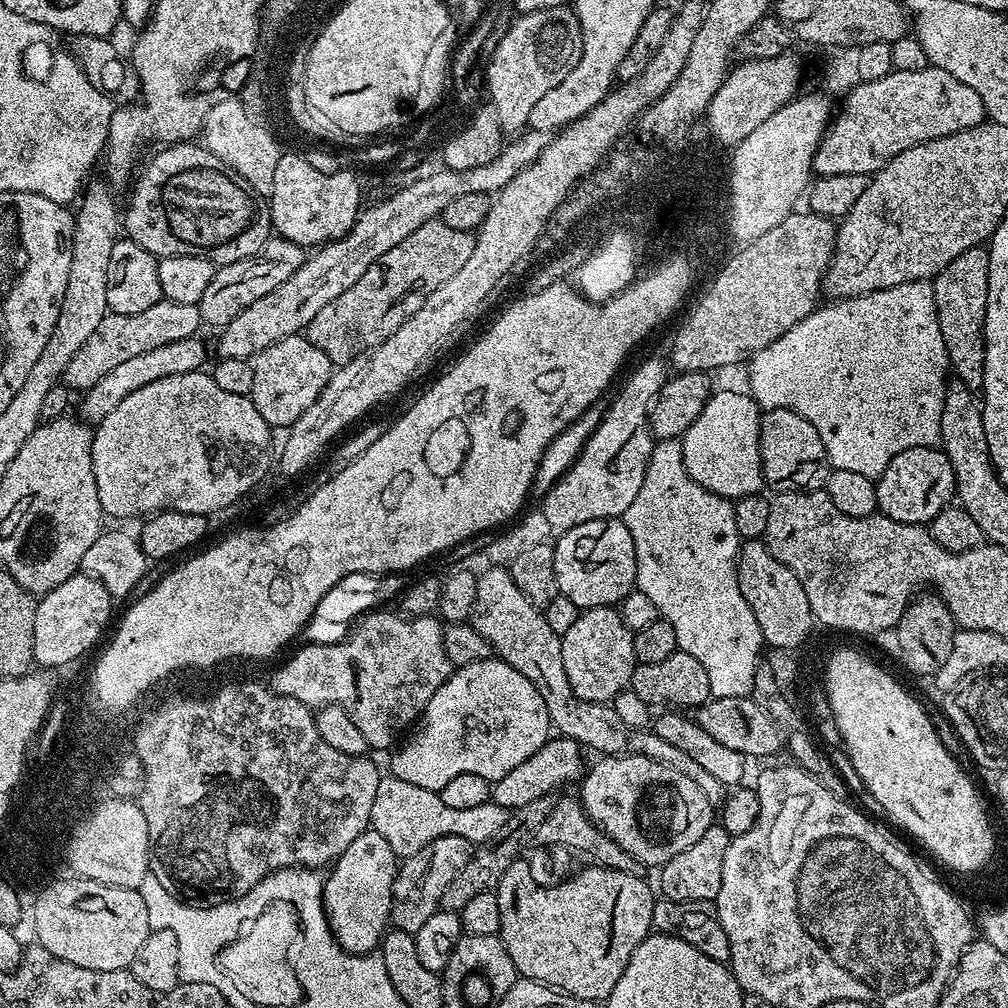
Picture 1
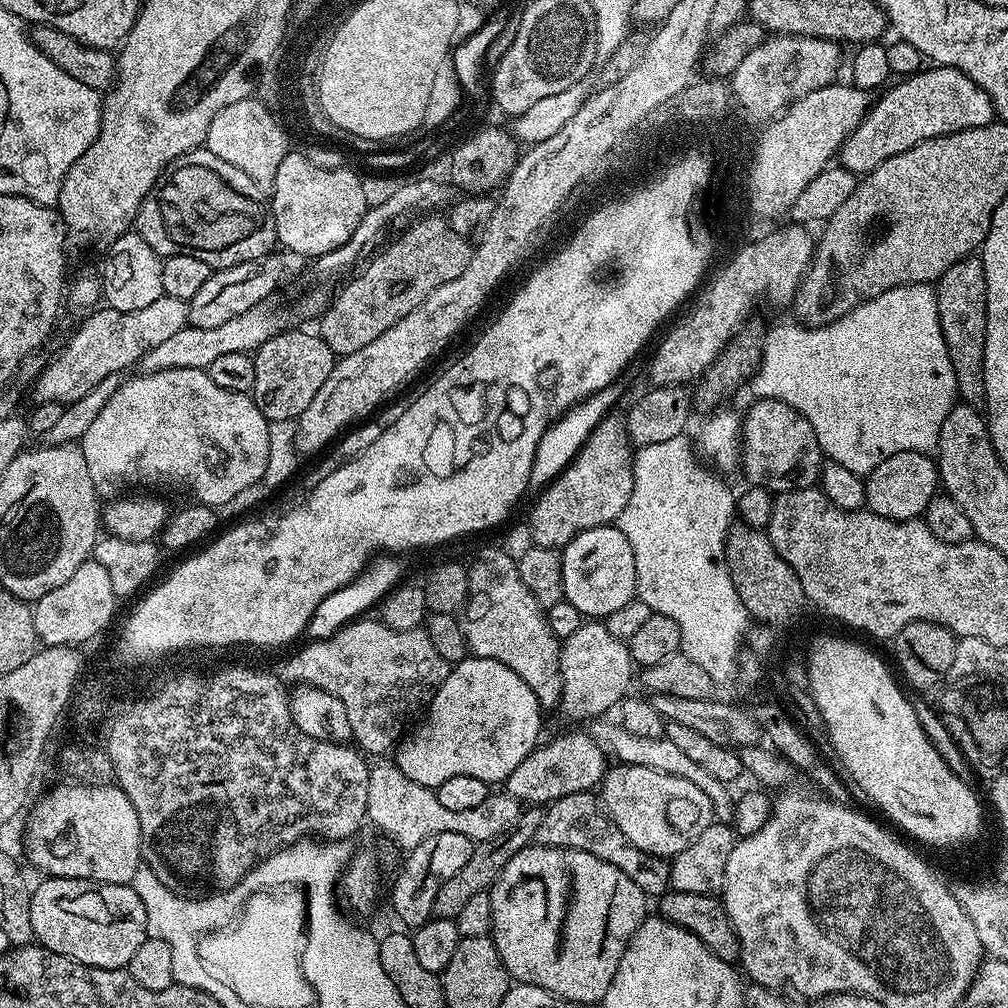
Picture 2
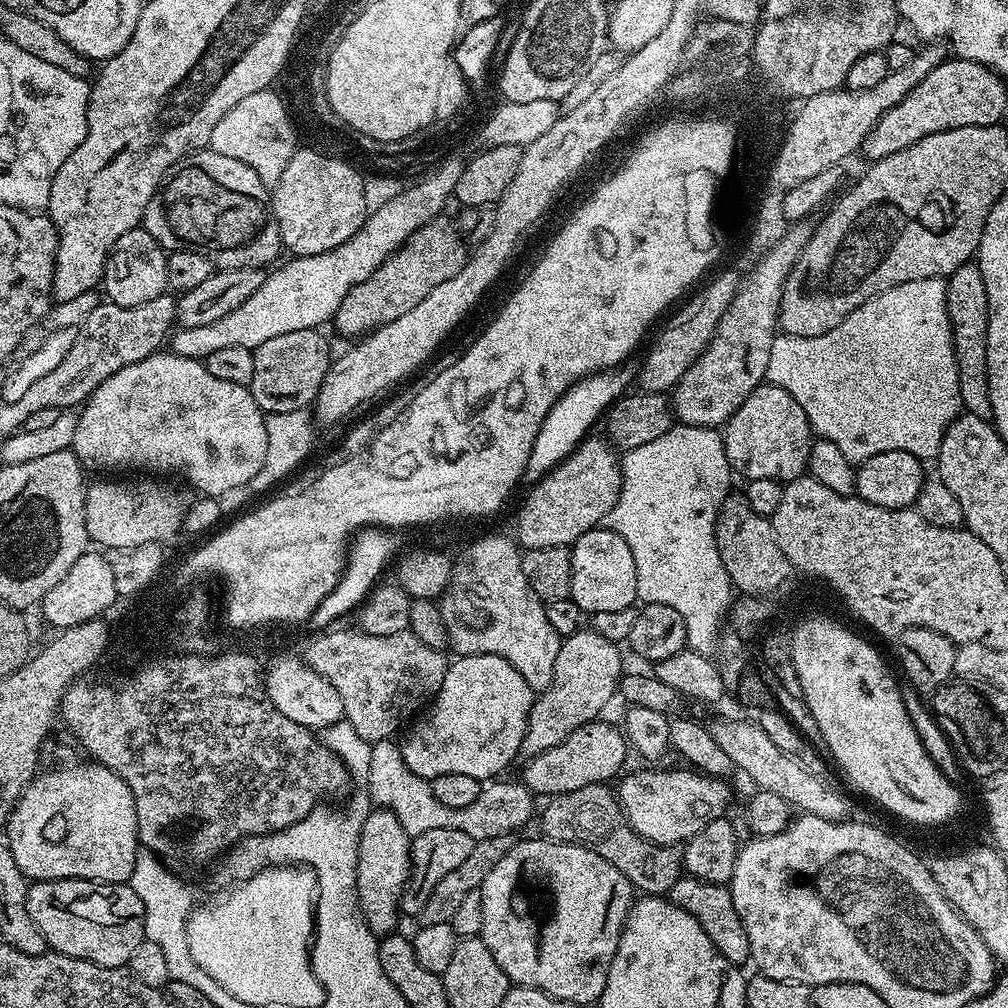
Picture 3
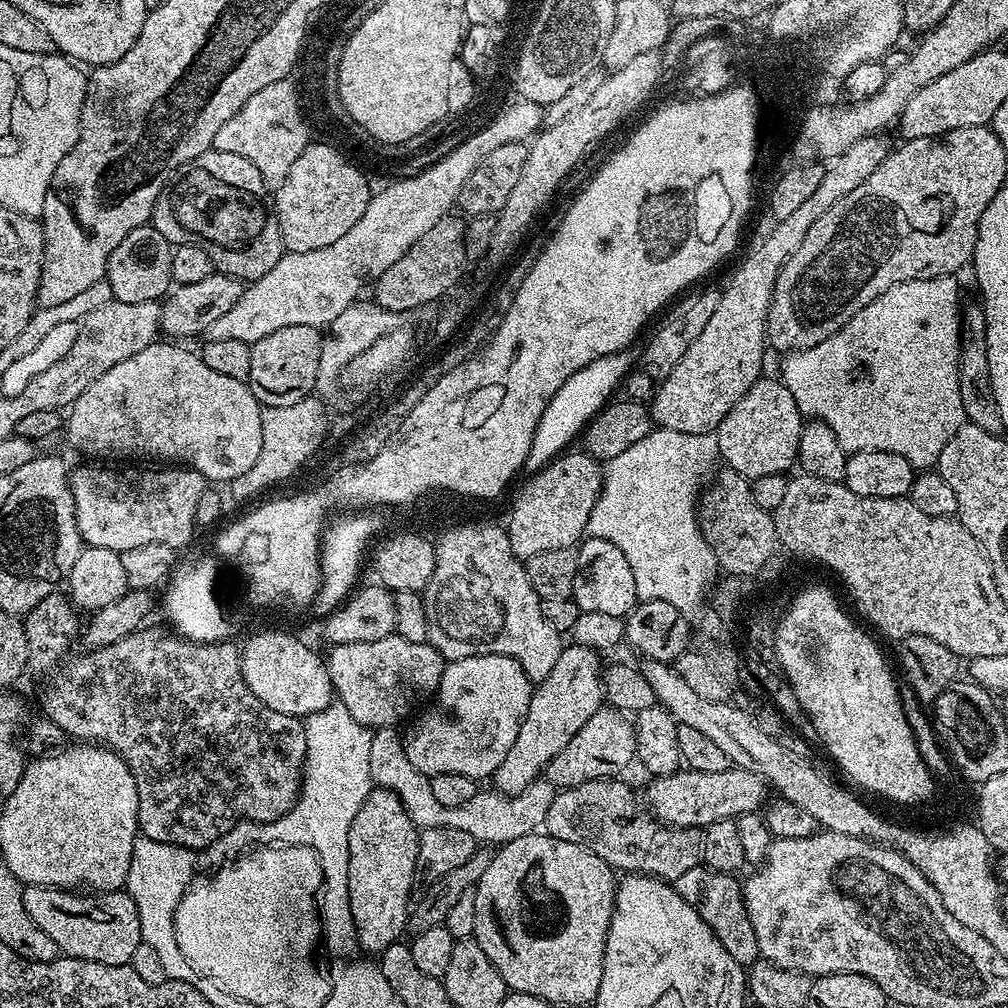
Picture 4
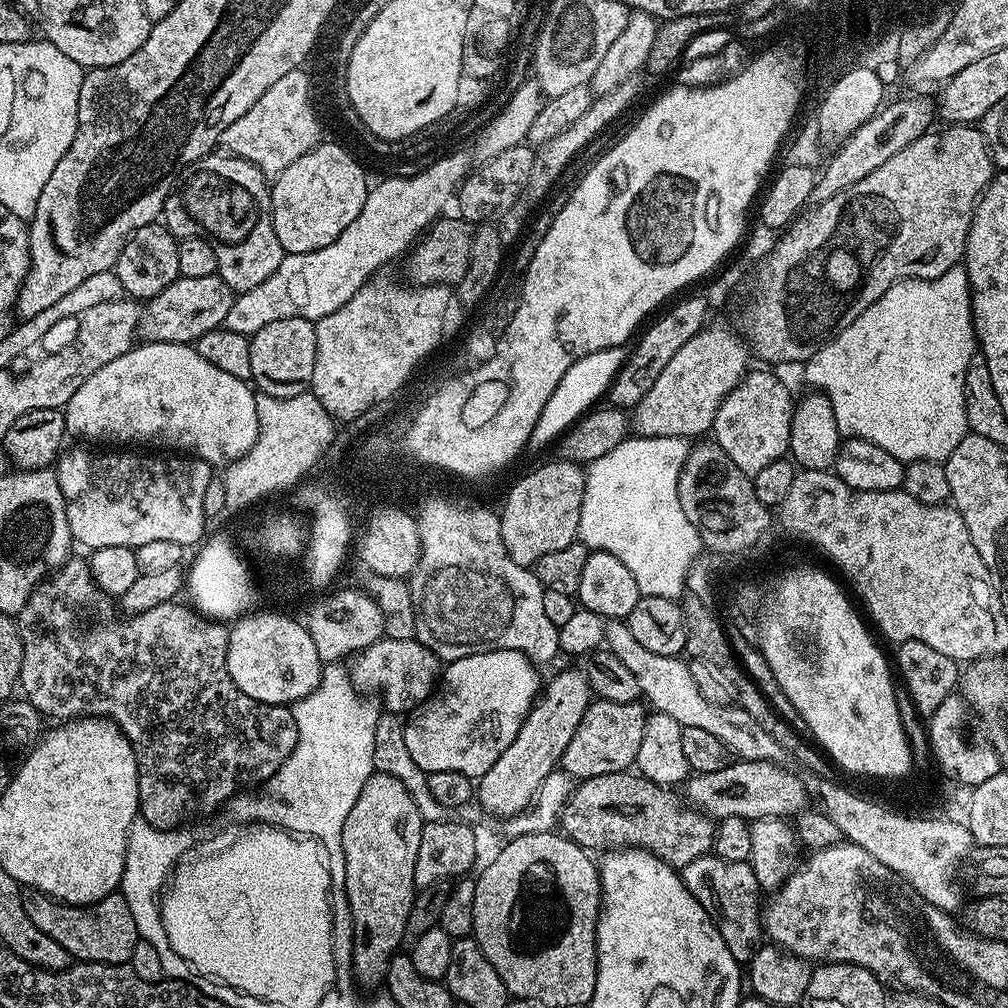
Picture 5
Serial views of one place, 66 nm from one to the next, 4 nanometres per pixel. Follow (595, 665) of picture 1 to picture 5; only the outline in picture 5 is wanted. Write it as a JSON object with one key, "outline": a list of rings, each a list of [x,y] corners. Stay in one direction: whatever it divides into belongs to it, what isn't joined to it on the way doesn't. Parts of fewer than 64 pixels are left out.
{"outline":[[[579,667],[568,668],[560,672],[552,681],[543,685],[542,691],[533,704],[532,709],[526,714],[522,726],[518,730],[518,738],[506,746],[506,751],[486,774],[478,780],[478,804],[485,808],[492,816],[507,818],[525,812],[532,804],[532,800],[538,794],[542,782],[546,782],[546,774],[557,771],[562,754],[566,754],[566,746],[570,746],[570,738],[574,738],[574,730],[578,730],[578,722],[582,722],[582,714],[586,714],[588,705],[594,697],[592,687],[589,686],[587,678]]]}

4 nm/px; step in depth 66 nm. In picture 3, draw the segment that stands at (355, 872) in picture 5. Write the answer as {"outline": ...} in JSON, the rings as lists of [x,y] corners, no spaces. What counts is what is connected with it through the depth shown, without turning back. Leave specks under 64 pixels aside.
{"outline":[[[372,810],[362,822],[360,837],[358,838],[358,860],[356,862],[356,900],[360,903],[360,913],[364,915],[364,920],[368,928],[377,938],[383,938],[395,933],[396,916],[401,915],[400,899],[404,893],[404,888],[408,884],[408,874],[412,870],[412,842],[402,830],[402,822],[394,818],[394,814],[387,810]]]}

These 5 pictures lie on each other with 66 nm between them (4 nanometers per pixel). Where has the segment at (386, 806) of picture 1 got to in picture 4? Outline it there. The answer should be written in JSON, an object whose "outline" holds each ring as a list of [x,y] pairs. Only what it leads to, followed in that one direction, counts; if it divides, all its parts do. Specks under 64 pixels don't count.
{"outline":[[[395,727],[373,731],[370,742],[370,774],[375,787],[398,794],[402,806],[416,823],[417,829],[450,826],[454,830],[466,830],[466,834],[473,836],[481,845],[499,846],[514,842],[514,838],[531,836],[543,825],[546,810],[550,810],[554,795],[552,783],[546,778],[535,780],[516,796],[505,796],[495,790],[477,790],[474,798],[466,802],[466,806],[447,808],[434,799],[434,794],[430,791],[430,777],[425,772],[419,772],[414,762],[410,762],[404,749],[404,737],[396,731]]]}

